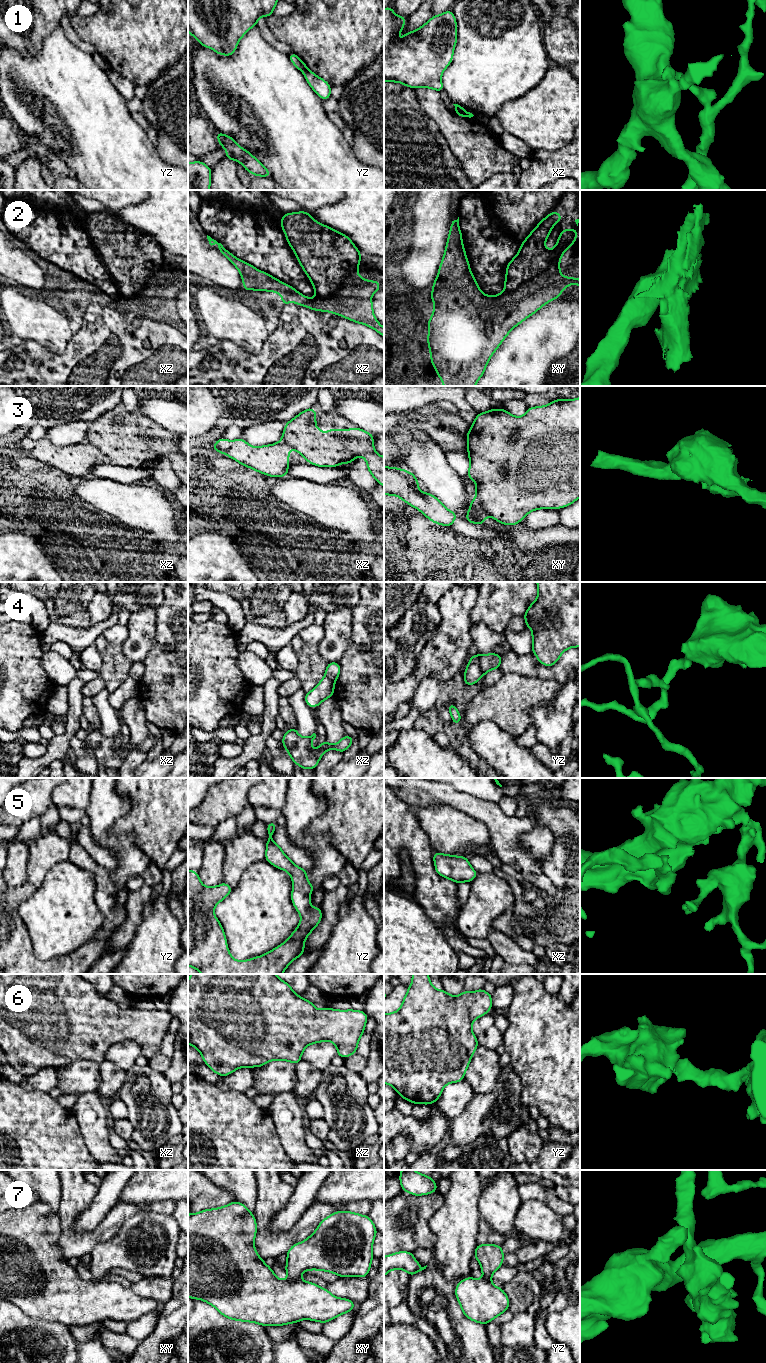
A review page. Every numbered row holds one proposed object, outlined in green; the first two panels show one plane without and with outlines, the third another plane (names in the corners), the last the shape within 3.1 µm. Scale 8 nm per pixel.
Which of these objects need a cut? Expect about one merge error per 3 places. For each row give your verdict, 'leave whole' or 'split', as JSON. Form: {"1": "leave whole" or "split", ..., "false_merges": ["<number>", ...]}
{"1": "split", "2": "leave whole", "3": "split", "4": "split", "5": "leave whole", "6": "leave whole", "7": "split", "false_merges": ["1", "3", "4", "7"]}

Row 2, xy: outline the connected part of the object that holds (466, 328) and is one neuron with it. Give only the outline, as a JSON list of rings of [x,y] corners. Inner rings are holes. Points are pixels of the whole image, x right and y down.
[[[560,212],[549,213],[521,243],[518,254],[507,265],[505,290],[495,296],[483,294],[478,287],[466,258],[459,228],[459,217],[452,221],[438,276],[432,284],[431,300],[434,302],[434,311],[428,321],[427,339],[432,366],[436,368],[436,374],[442,380],[444,386],[475,386],[483,376],[491,356],[514,327],[533,315],[546,303],[560,297],[561,292],[570,284],[580,287],[580,279],[576,279],[574,276],[563,277],[559,273],[561,270],[560,259],[564,252],[576,242],[578,229],[563,228],[555,248],[552,250],[545,248],[545,241],[552,227],[561,221],[561,218]]]

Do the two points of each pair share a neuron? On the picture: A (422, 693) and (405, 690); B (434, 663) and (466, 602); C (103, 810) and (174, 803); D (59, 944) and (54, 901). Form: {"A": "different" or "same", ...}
{"A": "different", "B": "same", "C": "different", "D": "same"}

